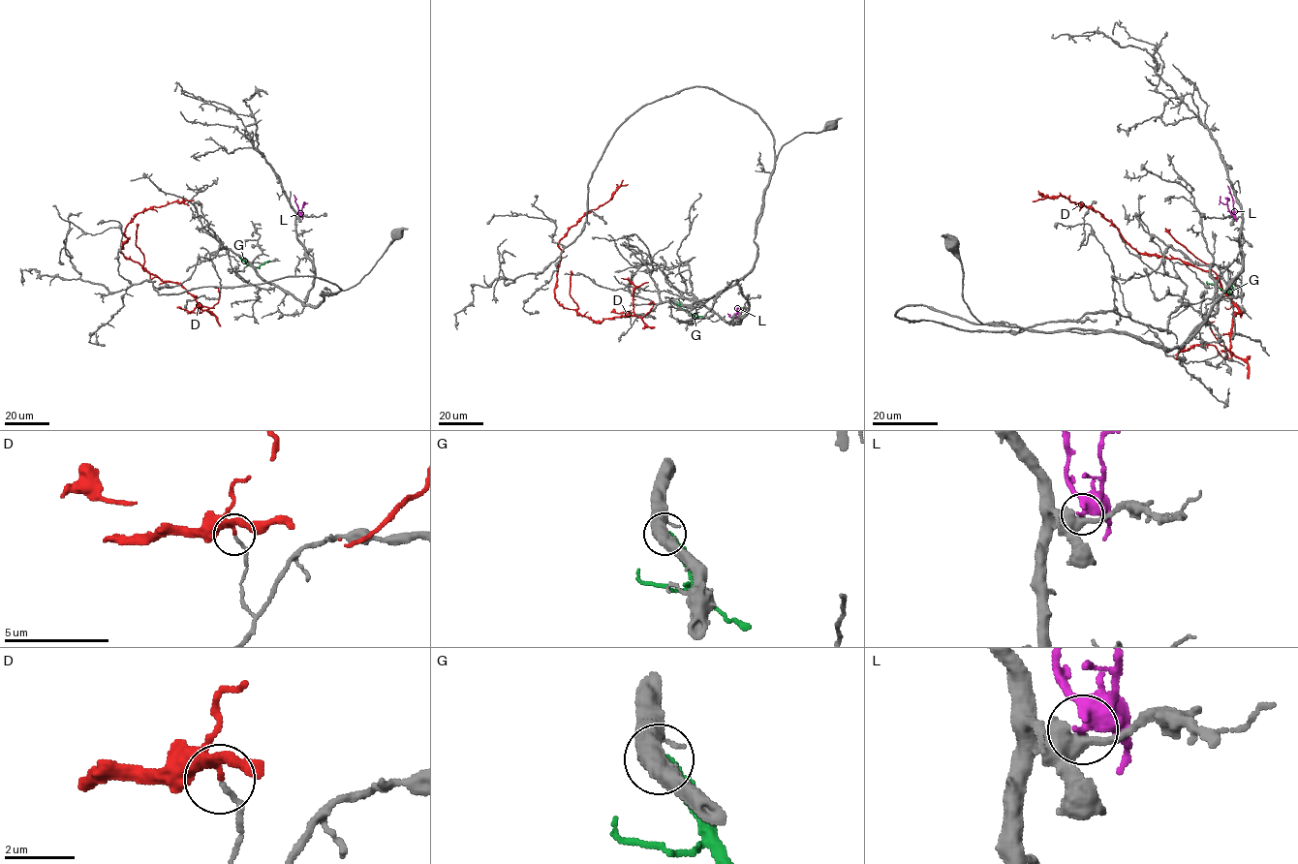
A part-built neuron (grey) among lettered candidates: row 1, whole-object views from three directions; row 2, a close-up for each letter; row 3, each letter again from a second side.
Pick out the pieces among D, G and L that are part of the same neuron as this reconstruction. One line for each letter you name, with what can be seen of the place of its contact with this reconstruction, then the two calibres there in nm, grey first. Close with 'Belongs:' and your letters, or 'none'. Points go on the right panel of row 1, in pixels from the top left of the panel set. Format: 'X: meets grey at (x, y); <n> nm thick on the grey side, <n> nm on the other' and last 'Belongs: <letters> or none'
Belongs: none

